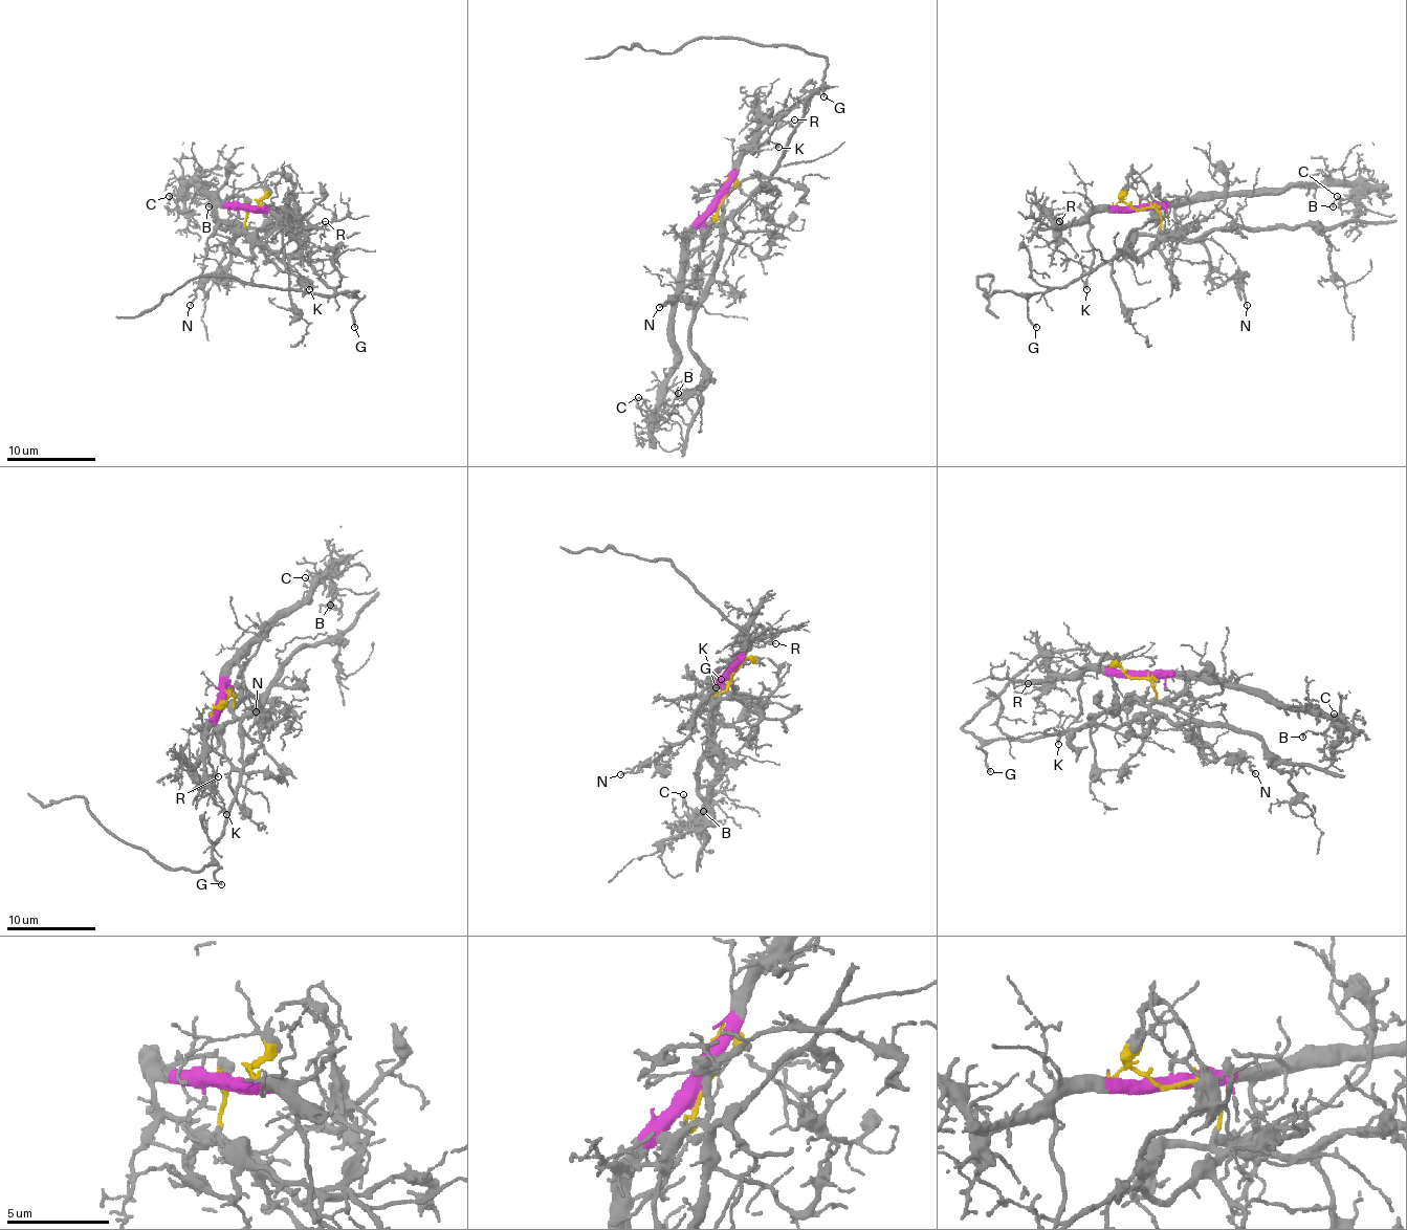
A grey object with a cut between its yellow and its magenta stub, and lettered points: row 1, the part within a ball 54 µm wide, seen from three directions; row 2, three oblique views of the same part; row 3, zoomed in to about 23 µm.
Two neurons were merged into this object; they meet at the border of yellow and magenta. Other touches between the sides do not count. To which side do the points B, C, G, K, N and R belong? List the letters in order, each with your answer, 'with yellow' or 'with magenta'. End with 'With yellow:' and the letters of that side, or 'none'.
B: with magenta
C: with magenta
G: with yellow
K: with magenta
N: with yellow
R: with magenta
With yellow: G, N

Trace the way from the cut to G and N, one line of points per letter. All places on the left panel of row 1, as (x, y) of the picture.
G: (253, 207), (248, 207), (245, 229), (279, 259), (299, 254), (330, 287), (352, 297), (356, 301), (354, 327)
N: (253, 207), (248, 207), (245, 227), (231, 241), (231, 265), (223, 276), (205, 281), (195, 291), (190, 305)

